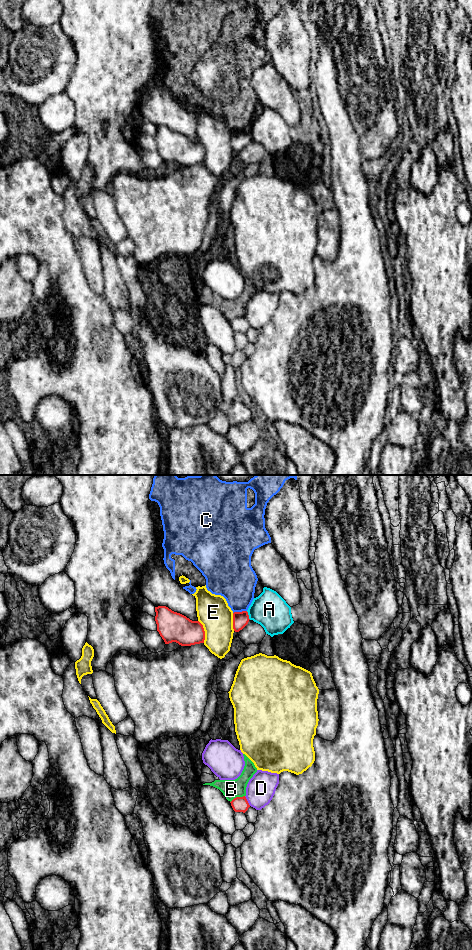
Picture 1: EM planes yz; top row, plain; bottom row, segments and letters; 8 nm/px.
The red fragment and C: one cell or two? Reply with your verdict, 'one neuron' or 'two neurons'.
two neurons

